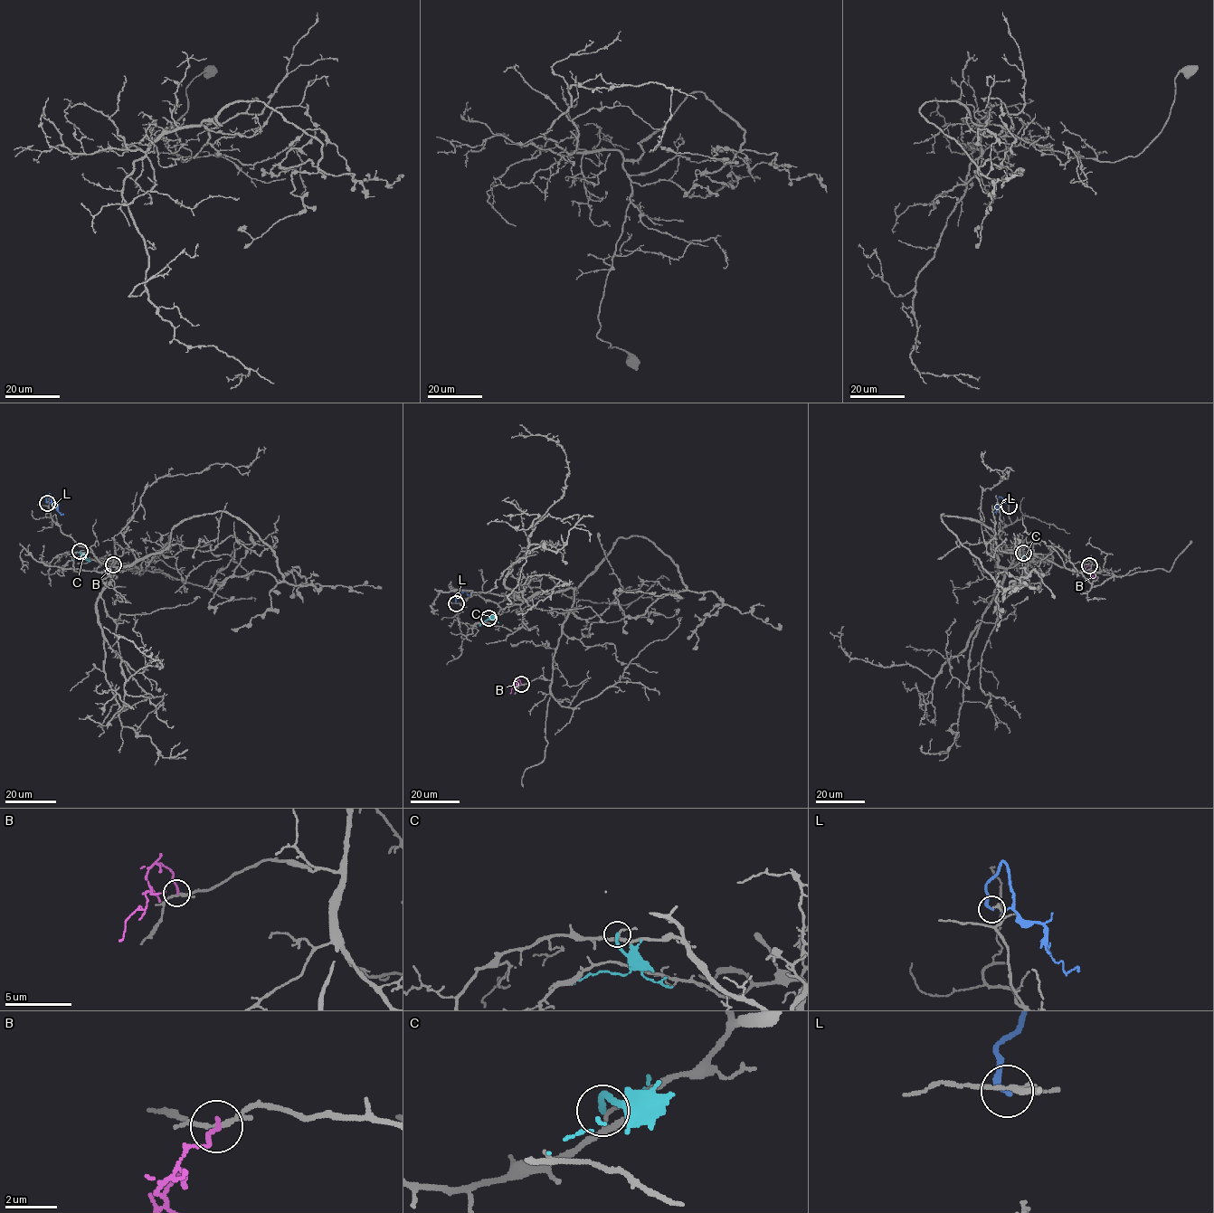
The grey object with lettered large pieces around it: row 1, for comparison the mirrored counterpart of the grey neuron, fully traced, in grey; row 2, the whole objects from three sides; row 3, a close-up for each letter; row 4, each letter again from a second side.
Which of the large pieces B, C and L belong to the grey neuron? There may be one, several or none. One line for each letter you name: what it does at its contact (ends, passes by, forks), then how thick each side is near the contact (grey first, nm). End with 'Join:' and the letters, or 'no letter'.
Join: no letter

